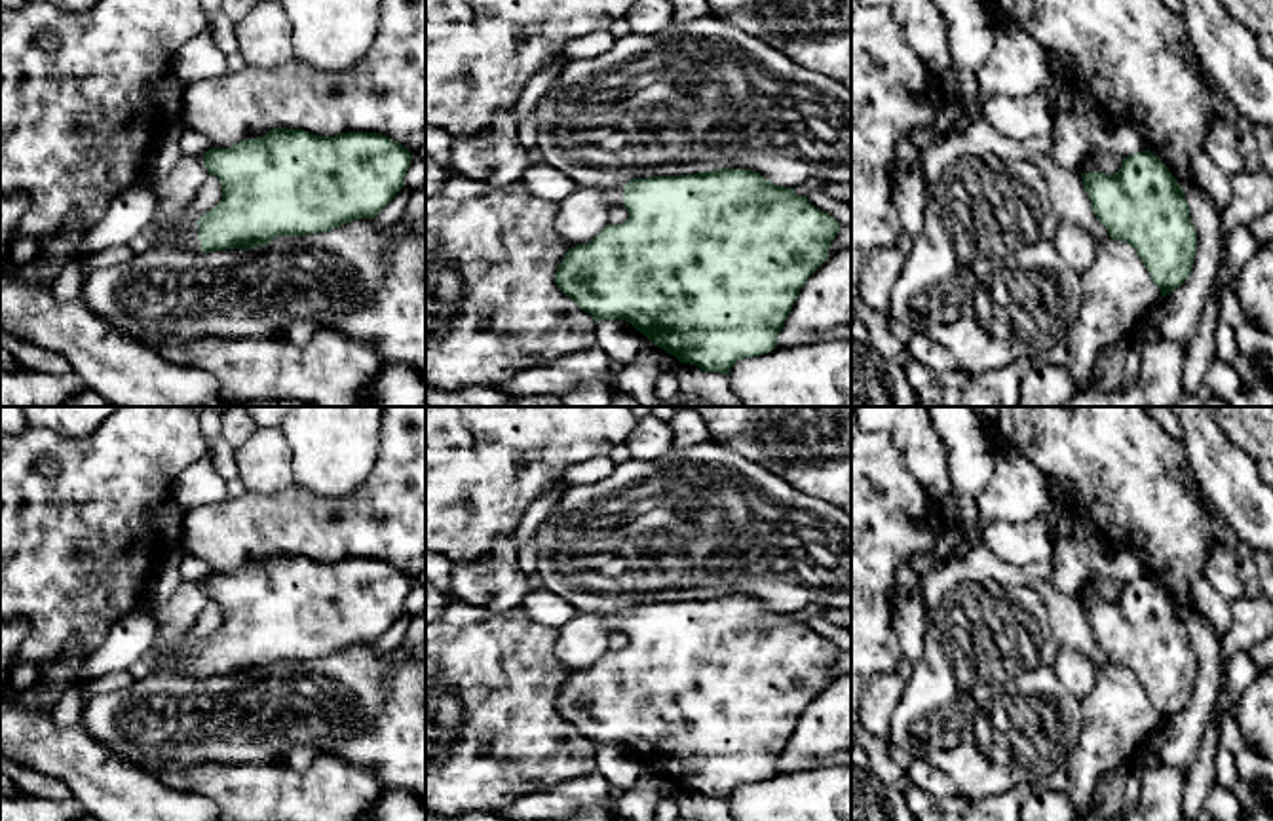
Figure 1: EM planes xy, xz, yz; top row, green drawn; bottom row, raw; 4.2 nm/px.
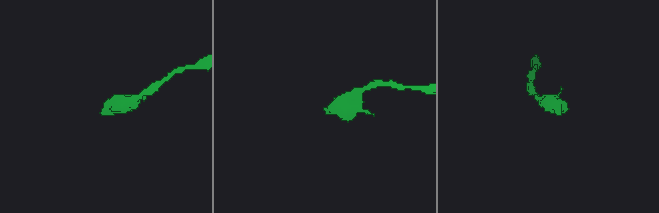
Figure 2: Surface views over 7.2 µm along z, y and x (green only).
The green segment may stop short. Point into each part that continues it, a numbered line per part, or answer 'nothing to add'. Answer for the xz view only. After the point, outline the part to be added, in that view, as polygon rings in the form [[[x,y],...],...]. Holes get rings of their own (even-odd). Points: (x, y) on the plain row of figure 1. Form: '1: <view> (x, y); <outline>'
1: xz (614, 622); [[[623,612],[604,614],[604,625],[610,633],[623,631]]]

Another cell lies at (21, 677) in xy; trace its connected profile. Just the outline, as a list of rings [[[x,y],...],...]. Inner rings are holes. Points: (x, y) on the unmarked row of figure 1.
[[[15,663],[10,667],[8,686],[15,692],[28,690],[38,684],[42,671],[34,663]]]

